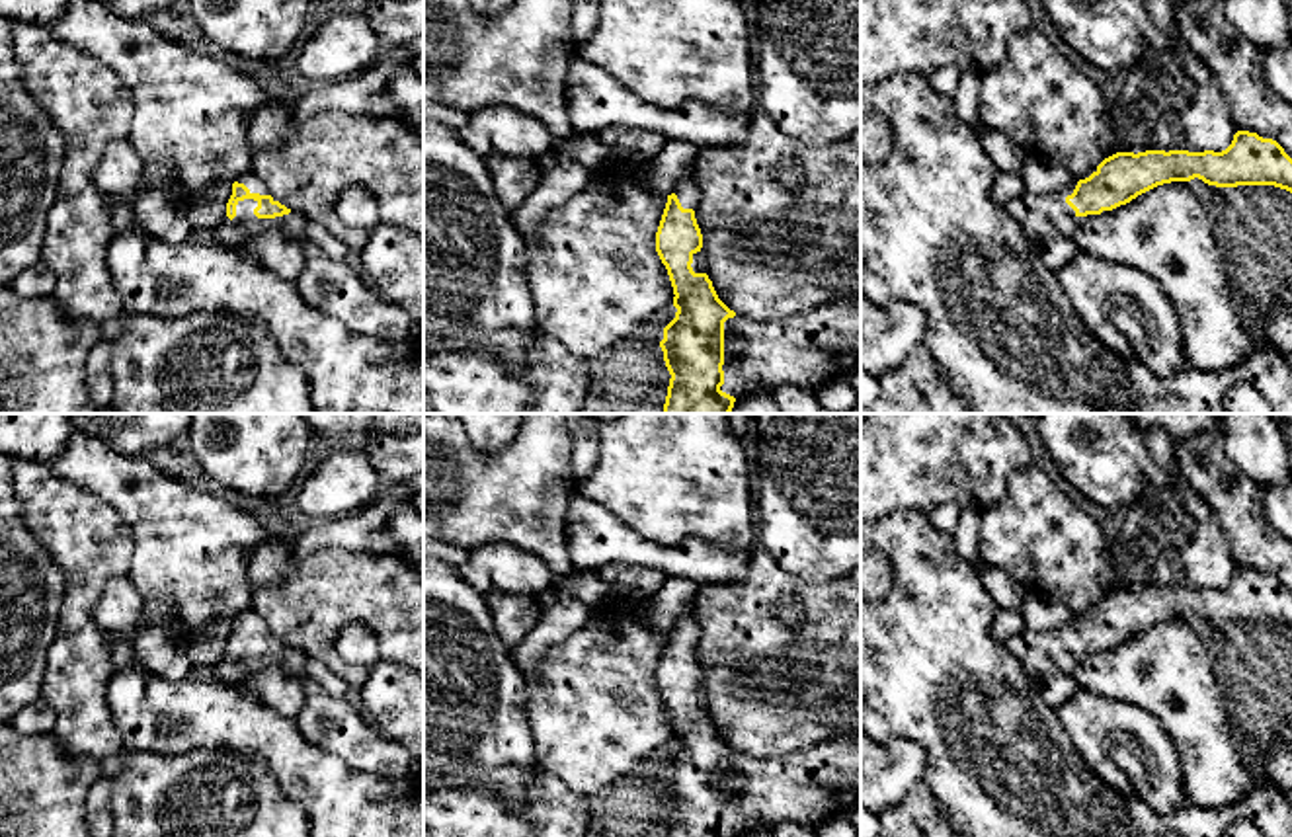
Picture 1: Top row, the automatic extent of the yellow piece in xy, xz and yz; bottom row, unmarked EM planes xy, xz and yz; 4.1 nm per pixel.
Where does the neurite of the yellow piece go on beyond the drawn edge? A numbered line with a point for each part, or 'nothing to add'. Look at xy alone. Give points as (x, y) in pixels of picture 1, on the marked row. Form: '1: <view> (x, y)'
1: xy (330, 285)

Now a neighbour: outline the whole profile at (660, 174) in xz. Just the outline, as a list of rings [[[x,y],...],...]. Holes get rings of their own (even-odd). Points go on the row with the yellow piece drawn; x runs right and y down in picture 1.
[[[667,139],[664,148],[648,162],[632,164],[621,160],[619,170],[636,178],[644,187],[658,195],[671,195],[683,172],[697,162],[699,146],[691,140]]]

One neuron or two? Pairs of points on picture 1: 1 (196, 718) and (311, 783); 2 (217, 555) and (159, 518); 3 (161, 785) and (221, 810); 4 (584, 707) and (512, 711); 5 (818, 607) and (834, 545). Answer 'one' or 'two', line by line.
1: one
2: one
3: one
4: two
5: two

